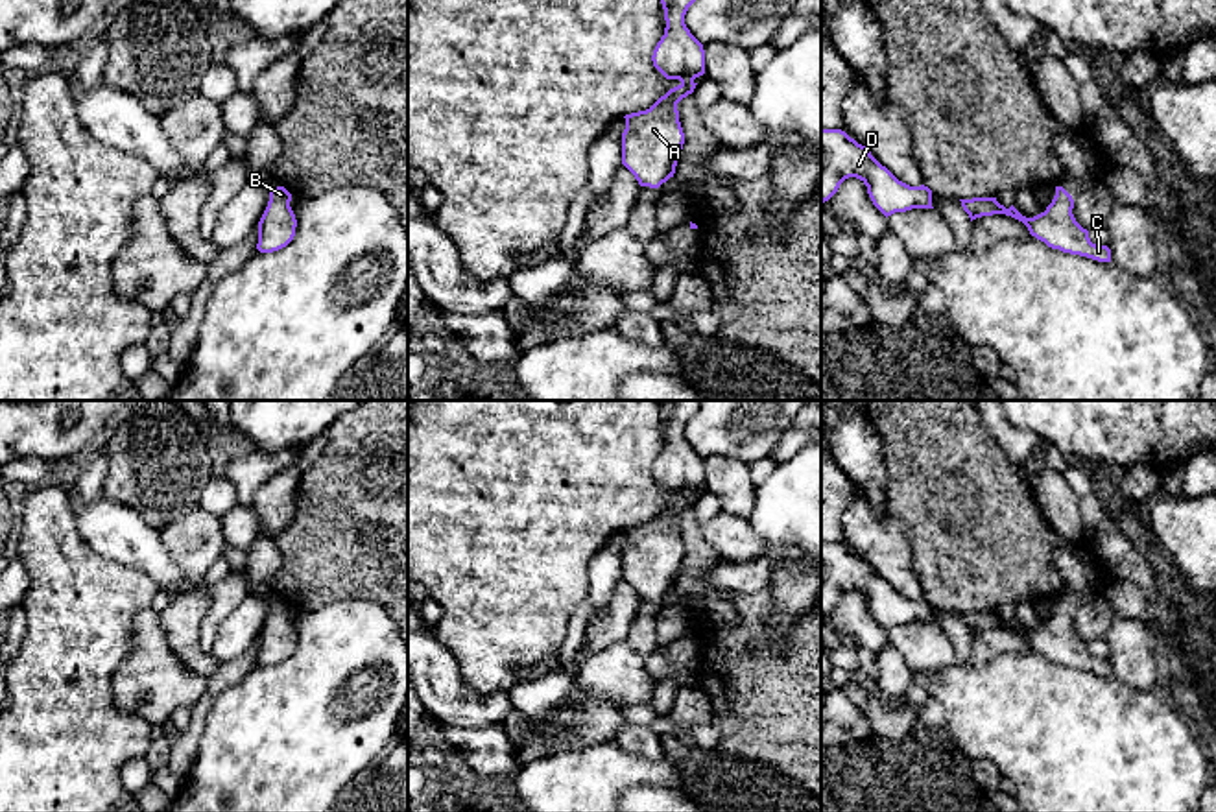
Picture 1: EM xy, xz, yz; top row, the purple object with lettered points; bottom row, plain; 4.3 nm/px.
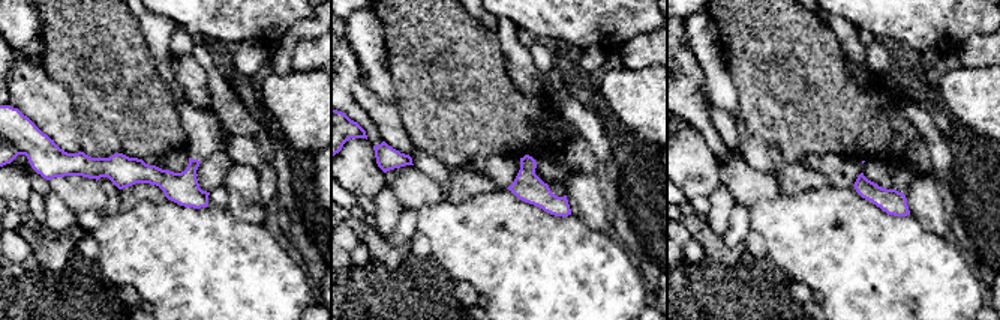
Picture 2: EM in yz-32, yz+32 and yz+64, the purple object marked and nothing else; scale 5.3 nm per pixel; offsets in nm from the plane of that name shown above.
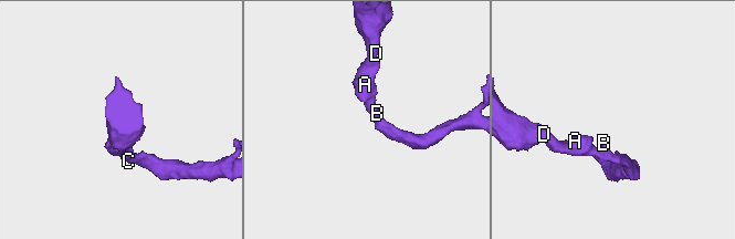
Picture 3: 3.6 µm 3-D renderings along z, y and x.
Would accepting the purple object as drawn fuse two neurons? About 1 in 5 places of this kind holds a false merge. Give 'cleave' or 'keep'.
keep

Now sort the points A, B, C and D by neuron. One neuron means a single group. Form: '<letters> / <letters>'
A B C D

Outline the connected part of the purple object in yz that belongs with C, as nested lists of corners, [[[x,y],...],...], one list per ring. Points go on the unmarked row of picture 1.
[[[1055,600],[1052,616],[1044,626],[1033,631],[1022,629],[1013,618],[1006,622],[996,615],[996,611],[972,611],[960,615],[971,635],[982,629],[1006,627],[1022,635],[1031,650],[1052,663],[1087,670],[1098,675],[1111,675],[1111,663],[1107,659],[1092,657],[1089,644],[1076,635],[1072,627],[1074,613],[1063,600]]]

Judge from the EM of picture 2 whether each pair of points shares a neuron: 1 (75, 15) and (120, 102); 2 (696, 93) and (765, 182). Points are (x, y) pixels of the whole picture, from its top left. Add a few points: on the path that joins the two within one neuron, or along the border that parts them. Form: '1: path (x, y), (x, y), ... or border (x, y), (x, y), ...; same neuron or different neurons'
1: path (90, 36), (114, 81); same neuron
2: path (700, 119), (721, 152), (739, 170); same neuron

